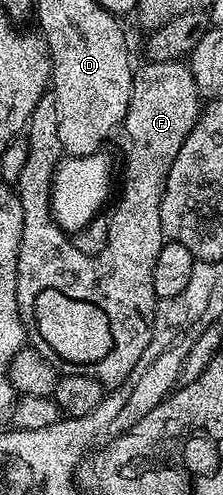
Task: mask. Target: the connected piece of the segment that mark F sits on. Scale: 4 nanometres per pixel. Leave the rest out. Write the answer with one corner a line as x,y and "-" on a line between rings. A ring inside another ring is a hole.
147,61
143,70
134,76
134,87
130,103
126,109
124,130
130,137
130,159
126,162
126,187
122,199
110,218
110,235
106,247
98,258
85,254
78,246
70,243
71,235
62,230
54,221
50,211
50,189
54,183
54,173
64,157
58,131
58,113
53,97
43,96
32,112
28,123
29,152
24,168
16,181
16,193
20,208
24,211
22,243
18,253
18,311
26,326
26,337
32,349
44,360
53,364
63,375
83,374
96,380
104,388
117,388
136,368
136,360
148,348
154,327
154,307
156,299
152,288
152,268
156,268
156,256
164,241
160,224
160,200
168,180
168,172
184,148
184,140
198,123
198,116
204,109
198,85
185,61

